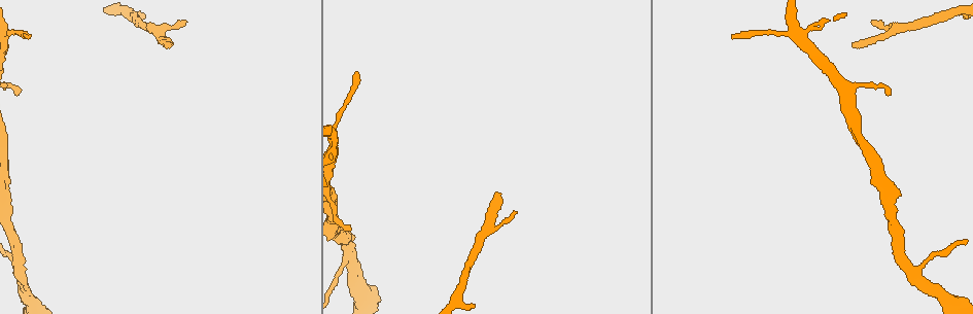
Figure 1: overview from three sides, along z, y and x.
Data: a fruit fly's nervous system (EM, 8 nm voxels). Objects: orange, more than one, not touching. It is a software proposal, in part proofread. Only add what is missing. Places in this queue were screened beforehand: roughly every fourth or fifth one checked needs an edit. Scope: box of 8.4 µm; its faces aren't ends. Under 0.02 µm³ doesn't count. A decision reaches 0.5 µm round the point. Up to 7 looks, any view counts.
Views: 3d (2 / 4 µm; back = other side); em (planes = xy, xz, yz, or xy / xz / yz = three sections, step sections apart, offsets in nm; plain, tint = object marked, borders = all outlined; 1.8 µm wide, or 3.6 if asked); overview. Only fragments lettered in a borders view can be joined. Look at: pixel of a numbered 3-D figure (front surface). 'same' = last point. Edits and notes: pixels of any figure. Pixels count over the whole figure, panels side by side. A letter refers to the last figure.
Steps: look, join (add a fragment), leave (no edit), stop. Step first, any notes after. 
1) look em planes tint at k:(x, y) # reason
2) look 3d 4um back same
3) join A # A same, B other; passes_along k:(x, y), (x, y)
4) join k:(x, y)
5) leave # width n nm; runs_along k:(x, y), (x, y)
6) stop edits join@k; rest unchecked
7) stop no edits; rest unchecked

look em xz step 8 borders at 1:(495, 191) # thin end

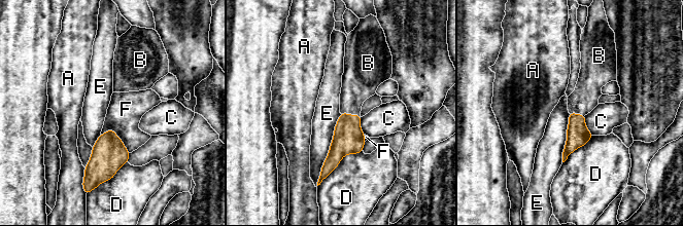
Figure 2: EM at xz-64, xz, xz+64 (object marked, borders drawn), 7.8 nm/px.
look em planes borders same # another direction

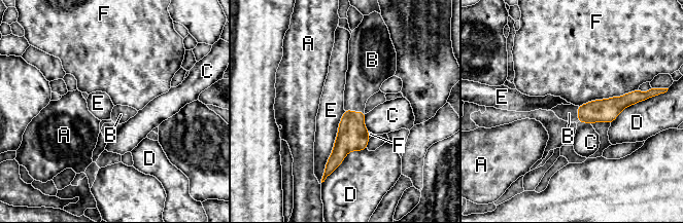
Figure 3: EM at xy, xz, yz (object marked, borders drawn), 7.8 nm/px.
join B # A other, B same, C other, D other, E other, F other; the neuron continues

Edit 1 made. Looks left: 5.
look em planes borders at 1:(18, 92) # branch stops here

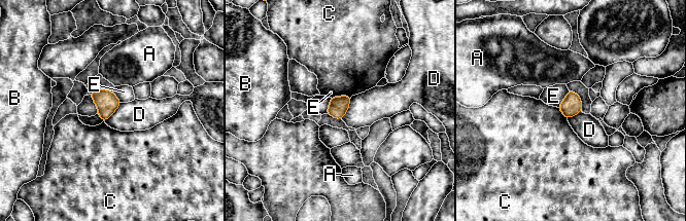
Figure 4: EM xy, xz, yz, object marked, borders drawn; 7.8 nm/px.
leave # width 150 nm; A other, B other, C other, D other, E other; border 4:(351, 98), (349, 107), (342, 119); no lettered fragment goes on from it

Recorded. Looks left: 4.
look 3d 2um at 1:(355, 71)

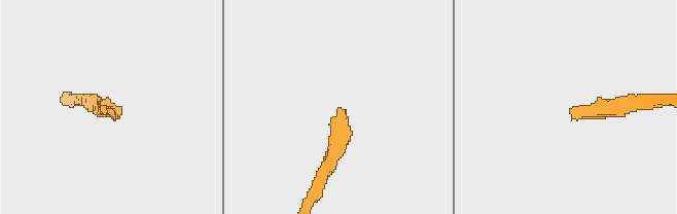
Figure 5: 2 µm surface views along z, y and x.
look em planes plain at 5:(111, 117) # now the EM

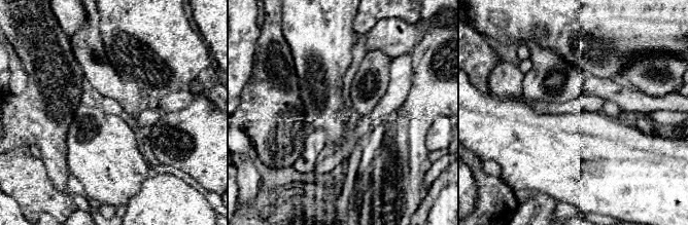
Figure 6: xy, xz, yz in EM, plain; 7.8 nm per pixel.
look em planes borders same

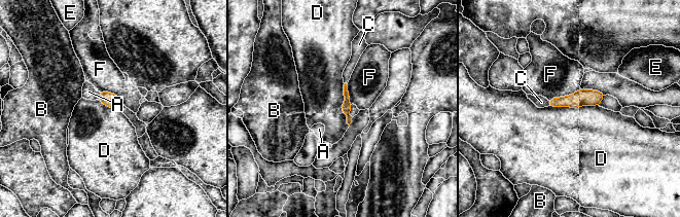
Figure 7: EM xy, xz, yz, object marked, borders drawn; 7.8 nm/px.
join C # width 80 nm; A other, B other, C same, D other, E other, F other; passes_along 7:(580, 98), (549, 103), (541, 102); the neuron continues

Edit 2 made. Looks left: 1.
stop edits join@3, join@7; rest unchecked

